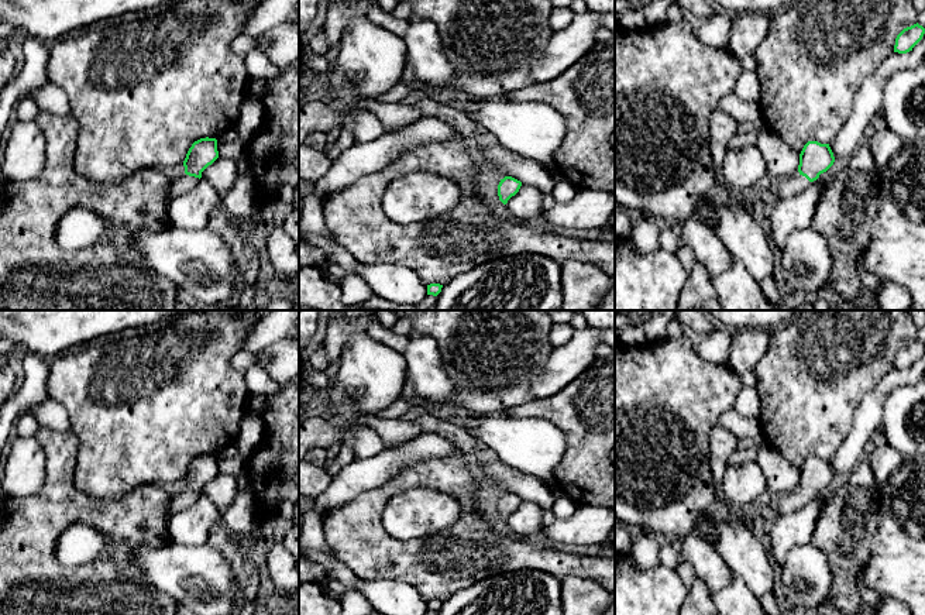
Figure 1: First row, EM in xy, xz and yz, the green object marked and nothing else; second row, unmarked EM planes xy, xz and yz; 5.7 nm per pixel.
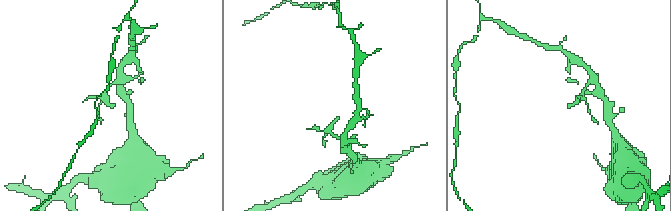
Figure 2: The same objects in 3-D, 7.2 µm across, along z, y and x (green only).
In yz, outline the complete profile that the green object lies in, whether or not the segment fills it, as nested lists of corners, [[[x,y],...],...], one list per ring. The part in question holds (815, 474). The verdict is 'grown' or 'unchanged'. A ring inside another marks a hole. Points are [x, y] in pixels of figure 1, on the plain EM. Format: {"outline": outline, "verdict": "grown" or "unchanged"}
{"outline": [[[808,457],[801,470],[798,487],[783,494],[777,506],[777,518],[792,513],[805,506],[811,498],[816,497],[821,489],[826,488],[835,478],[829,460]]], "verdict": "grown"}

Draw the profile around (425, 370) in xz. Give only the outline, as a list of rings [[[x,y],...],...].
[[[429,336],[410,339],[403,357],[406,360],[406,378],[419,396],[433,403],[444,403],[454,395],[455,388],[443,368],[434,339]]]

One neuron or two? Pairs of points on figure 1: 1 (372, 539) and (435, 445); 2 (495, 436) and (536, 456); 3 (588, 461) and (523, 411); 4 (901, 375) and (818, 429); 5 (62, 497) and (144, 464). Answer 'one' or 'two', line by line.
1: two
2: one
3: one
4: two
5: two

